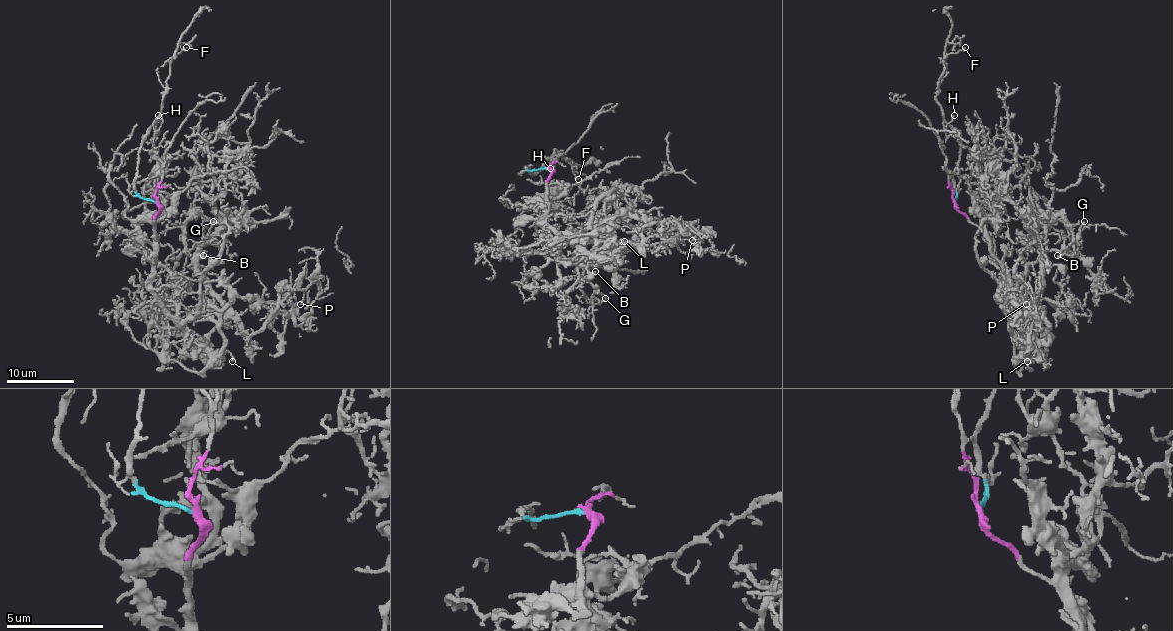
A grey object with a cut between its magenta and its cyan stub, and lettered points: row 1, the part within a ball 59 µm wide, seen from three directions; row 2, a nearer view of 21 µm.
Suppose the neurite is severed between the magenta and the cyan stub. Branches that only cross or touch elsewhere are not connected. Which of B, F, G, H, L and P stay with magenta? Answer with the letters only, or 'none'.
B, G, L, P

